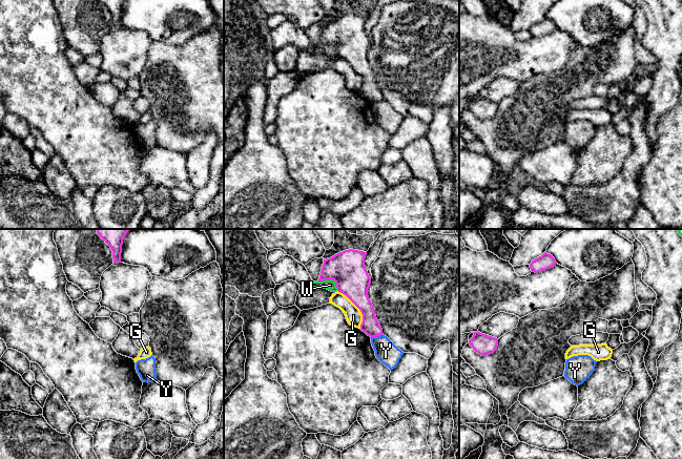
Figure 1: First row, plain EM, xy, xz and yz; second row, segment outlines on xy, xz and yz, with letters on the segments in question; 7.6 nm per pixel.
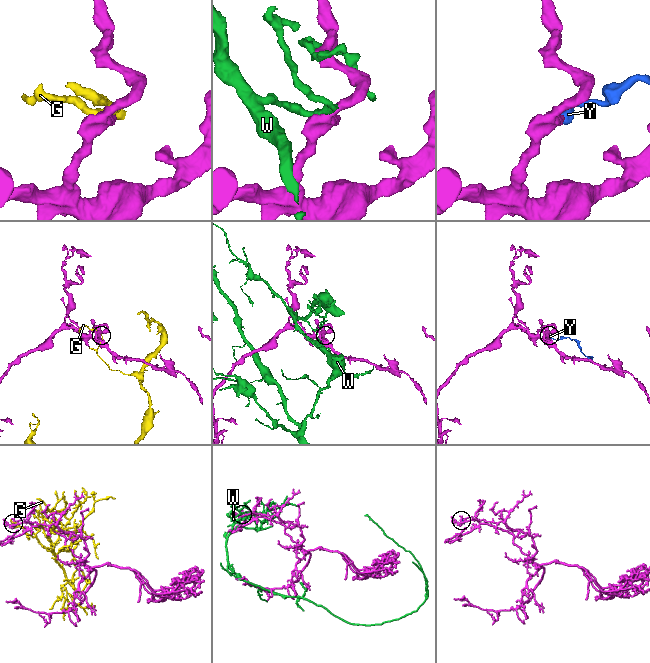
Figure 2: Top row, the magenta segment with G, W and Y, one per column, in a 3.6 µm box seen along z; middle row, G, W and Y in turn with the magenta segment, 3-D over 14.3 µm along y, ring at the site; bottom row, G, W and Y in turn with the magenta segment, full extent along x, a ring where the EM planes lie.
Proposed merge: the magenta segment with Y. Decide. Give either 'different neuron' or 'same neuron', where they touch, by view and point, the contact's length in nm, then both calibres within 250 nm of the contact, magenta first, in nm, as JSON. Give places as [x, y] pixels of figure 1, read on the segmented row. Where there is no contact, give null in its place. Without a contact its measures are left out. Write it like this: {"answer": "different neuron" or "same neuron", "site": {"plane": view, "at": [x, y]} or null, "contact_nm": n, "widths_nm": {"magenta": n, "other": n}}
{"answer": "different neuron", "site": {"plane": "xz", "at": [376, 336]}, "contact_nm": 100, "widths_nm": {"magenta": 140, "other": 170}}

